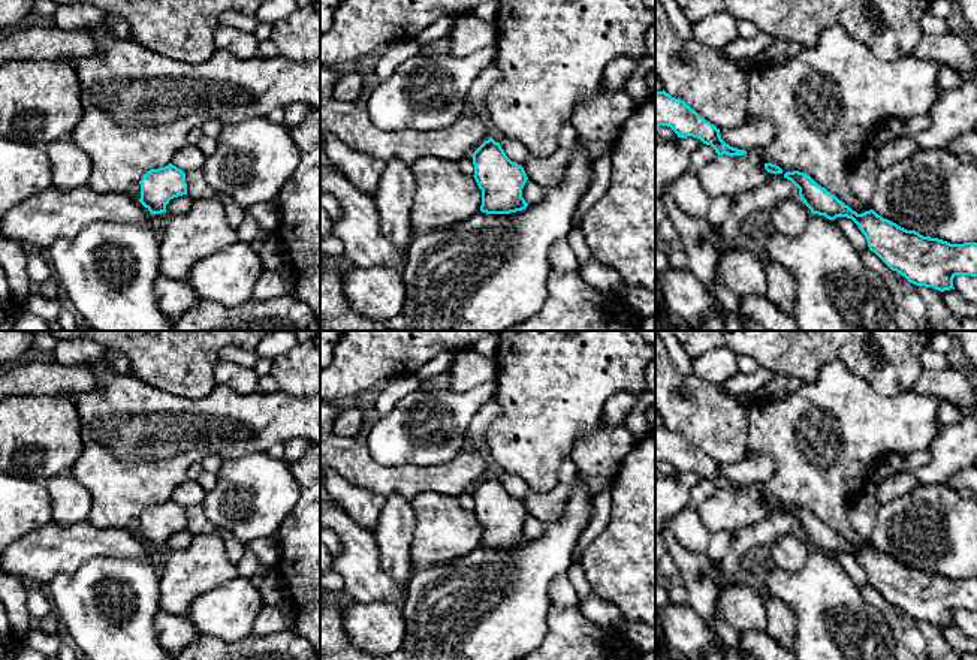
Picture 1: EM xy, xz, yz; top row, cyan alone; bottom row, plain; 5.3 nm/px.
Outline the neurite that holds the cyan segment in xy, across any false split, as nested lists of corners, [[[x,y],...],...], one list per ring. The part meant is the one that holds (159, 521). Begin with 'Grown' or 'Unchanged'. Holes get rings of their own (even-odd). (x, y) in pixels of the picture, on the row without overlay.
Unchanged. [[[172,498],[150,504],[139,519],[139,537],[154,551],[166,548],[171,534],[187,530],[186,509]]]

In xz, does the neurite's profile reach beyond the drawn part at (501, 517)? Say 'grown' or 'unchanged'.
unchanged

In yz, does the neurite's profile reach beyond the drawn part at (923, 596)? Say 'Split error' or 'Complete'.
Complete

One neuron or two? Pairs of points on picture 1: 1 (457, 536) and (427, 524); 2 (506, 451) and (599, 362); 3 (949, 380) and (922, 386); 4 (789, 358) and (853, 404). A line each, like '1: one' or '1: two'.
1: one
2: one
3: one
4: two

